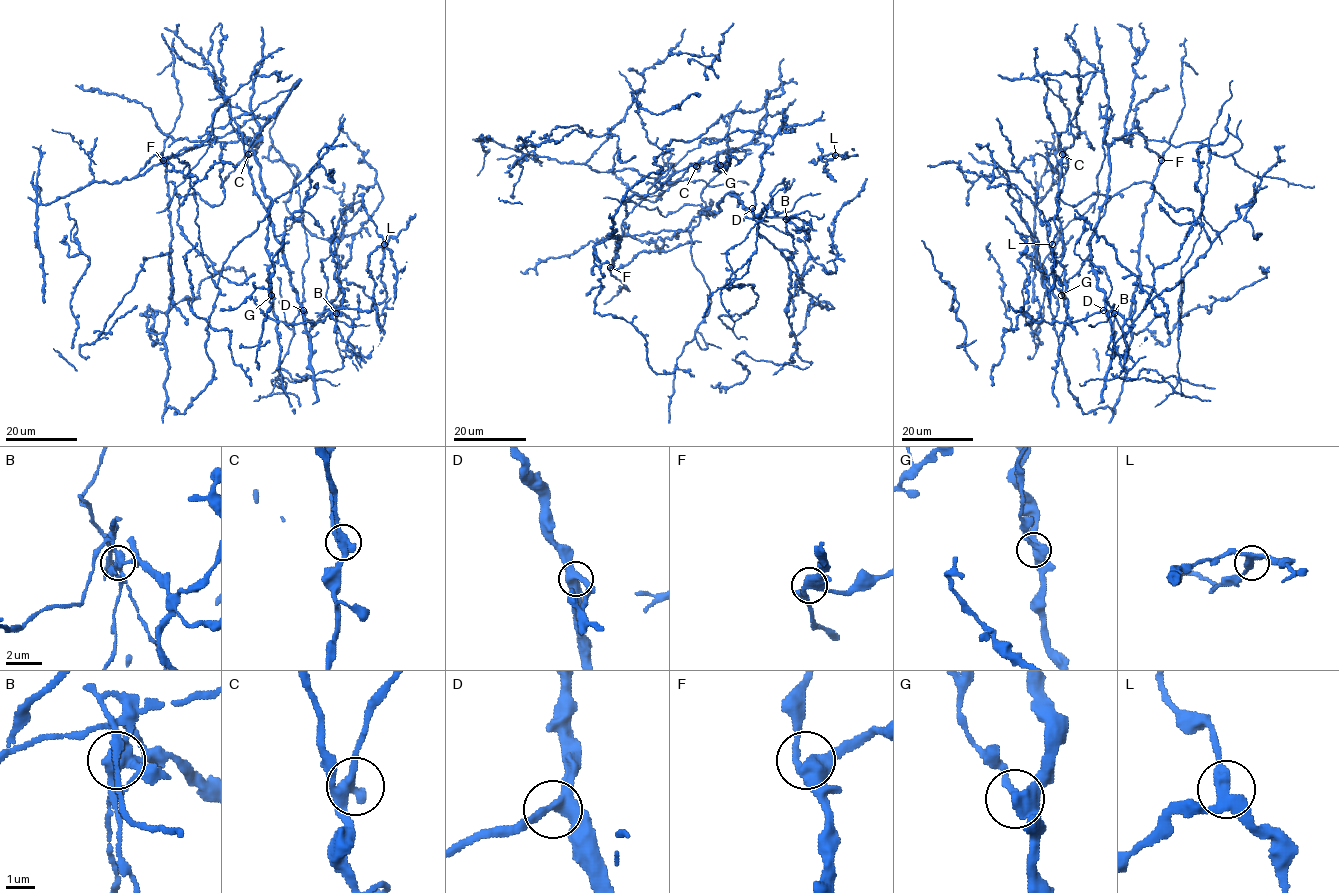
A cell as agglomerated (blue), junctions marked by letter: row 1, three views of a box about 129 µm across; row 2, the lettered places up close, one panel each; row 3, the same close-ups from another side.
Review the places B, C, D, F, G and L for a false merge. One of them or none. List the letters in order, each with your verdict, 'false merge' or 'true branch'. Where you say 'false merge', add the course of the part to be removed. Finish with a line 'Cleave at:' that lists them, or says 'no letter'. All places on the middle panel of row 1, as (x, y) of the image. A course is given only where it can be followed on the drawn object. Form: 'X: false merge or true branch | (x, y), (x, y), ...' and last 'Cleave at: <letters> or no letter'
B: false merge | (786, 219), (792, 240), (760, 222), (726, 251), (725, 284), (758, 295), (748, 313), (718, 317), (747, 339)
C: true branch
D: true branch
F: true branch
G: true branch
L: true branch
Cleave at: B

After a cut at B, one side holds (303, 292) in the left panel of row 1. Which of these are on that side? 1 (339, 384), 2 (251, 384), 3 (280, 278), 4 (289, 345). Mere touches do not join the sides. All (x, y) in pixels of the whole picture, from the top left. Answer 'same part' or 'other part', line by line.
1: same part
2: other part
3: same part
4: same part

